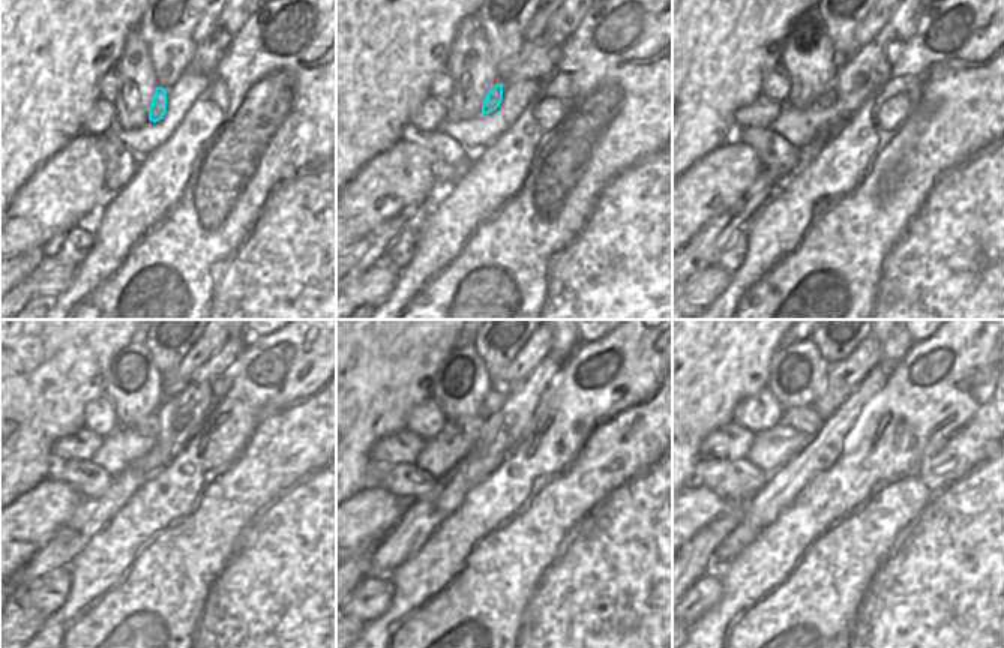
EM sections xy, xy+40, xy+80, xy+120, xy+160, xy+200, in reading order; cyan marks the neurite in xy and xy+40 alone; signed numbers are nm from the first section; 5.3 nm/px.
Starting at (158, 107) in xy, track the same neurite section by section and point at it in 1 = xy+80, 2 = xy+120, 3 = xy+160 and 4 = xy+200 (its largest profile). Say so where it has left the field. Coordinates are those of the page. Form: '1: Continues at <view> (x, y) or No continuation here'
1: Continues at xy+80 (827, 98)
2: Continues at xy+120 (149, 426)
3: Continues at xy+160 (471, 426)
4: Continues at xy+200 (805, 420)

